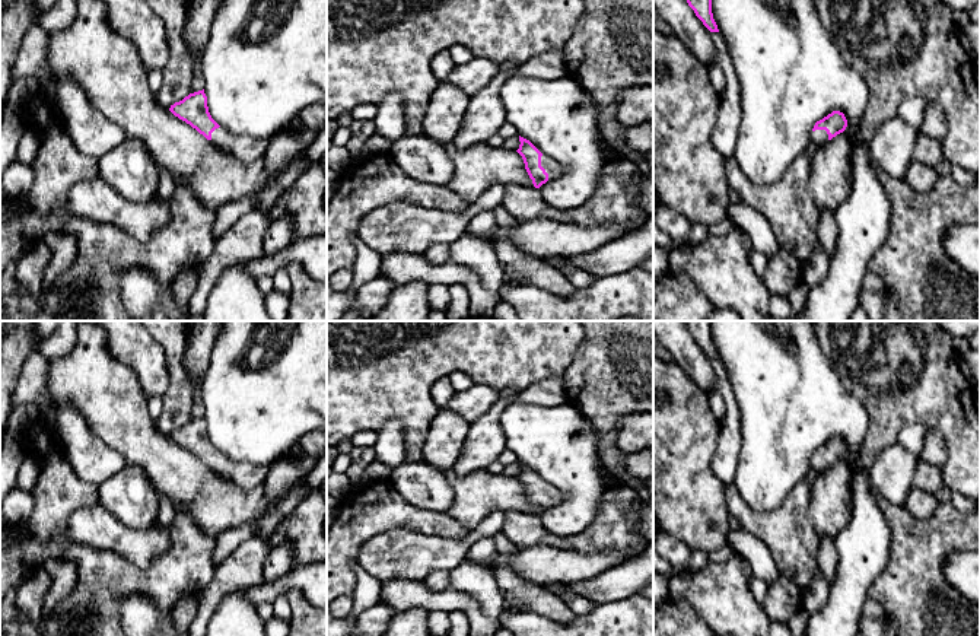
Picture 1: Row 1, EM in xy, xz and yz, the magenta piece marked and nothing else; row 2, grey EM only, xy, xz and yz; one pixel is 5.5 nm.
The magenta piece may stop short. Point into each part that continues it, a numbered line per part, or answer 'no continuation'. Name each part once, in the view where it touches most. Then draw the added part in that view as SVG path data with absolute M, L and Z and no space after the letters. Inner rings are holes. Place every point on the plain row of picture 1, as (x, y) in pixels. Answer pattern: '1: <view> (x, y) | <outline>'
1: xz (553, 495) | M542 481L541 483L541 493L548 500L548 508L559 505L561 500L561 493L559 489L553 487L551 484Z

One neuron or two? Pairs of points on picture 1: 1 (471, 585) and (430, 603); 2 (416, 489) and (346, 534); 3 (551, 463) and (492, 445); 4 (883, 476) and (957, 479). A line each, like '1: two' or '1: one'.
1: two
2: two
3: two
4: two

